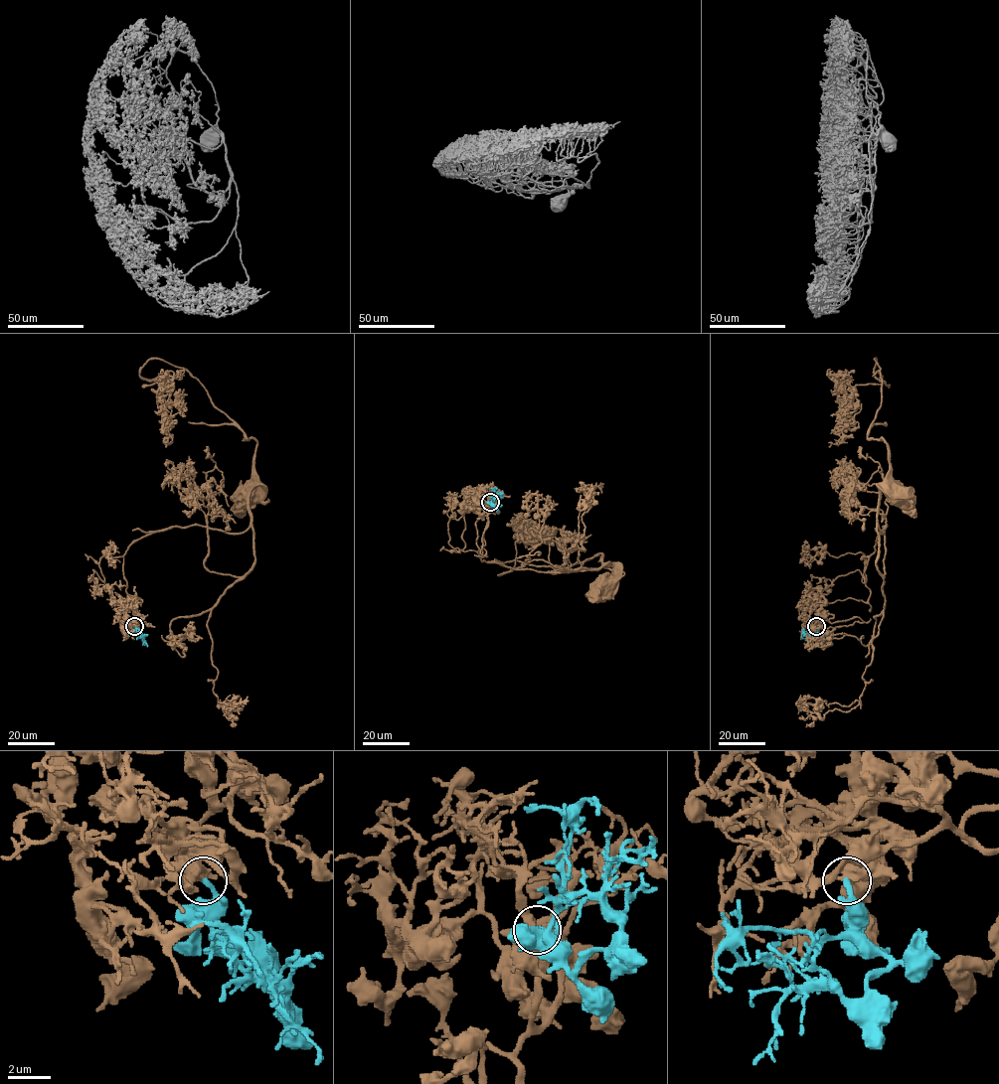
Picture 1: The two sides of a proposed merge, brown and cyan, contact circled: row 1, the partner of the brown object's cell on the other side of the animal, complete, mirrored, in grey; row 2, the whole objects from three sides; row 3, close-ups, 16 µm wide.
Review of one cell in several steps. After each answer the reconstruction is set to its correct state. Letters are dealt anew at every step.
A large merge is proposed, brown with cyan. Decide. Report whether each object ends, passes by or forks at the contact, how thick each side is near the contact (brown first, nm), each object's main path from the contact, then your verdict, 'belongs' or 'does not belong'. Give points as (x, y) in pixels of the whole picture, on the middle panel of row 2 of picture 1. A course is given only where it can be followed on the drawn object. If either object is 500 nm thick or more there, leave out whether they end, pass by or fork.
500/280 nm | brown via (490, 502), (497, 496), (488, 499), (481, 560), (558, 572), (605, 563), (615, 572), (609, 579) | cyan via (490, 502), (494, 507), (502, 492) | belongs

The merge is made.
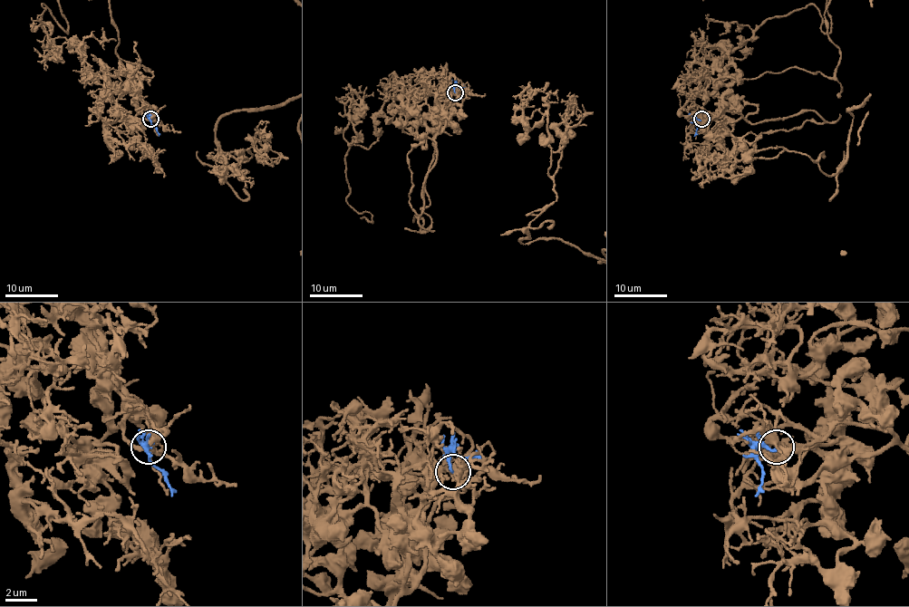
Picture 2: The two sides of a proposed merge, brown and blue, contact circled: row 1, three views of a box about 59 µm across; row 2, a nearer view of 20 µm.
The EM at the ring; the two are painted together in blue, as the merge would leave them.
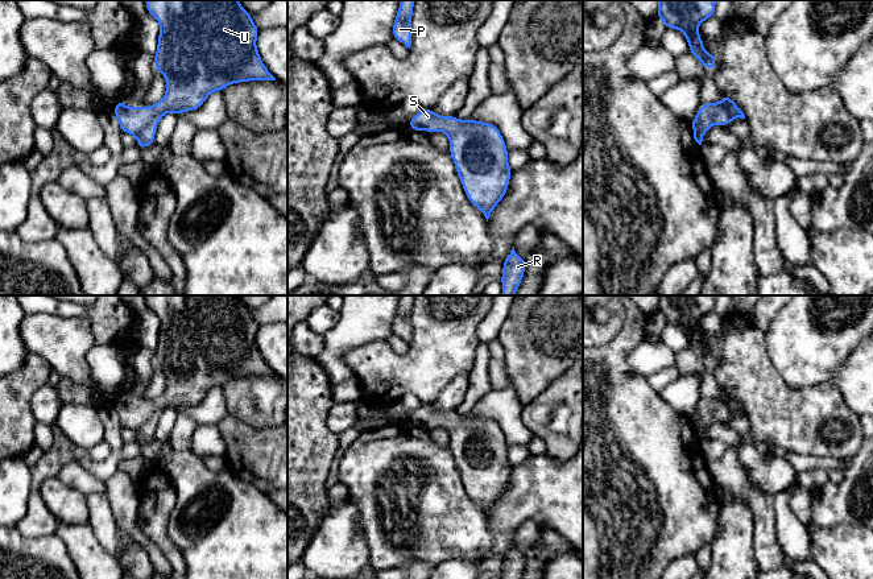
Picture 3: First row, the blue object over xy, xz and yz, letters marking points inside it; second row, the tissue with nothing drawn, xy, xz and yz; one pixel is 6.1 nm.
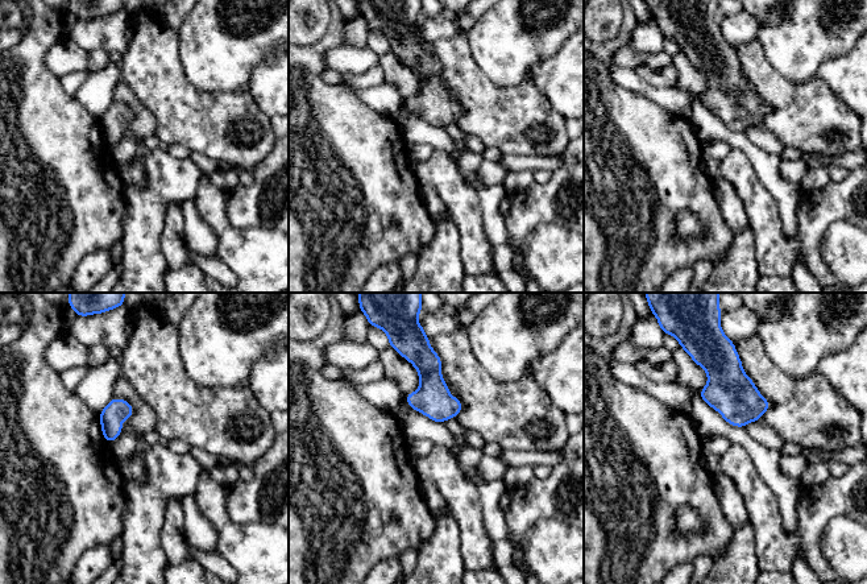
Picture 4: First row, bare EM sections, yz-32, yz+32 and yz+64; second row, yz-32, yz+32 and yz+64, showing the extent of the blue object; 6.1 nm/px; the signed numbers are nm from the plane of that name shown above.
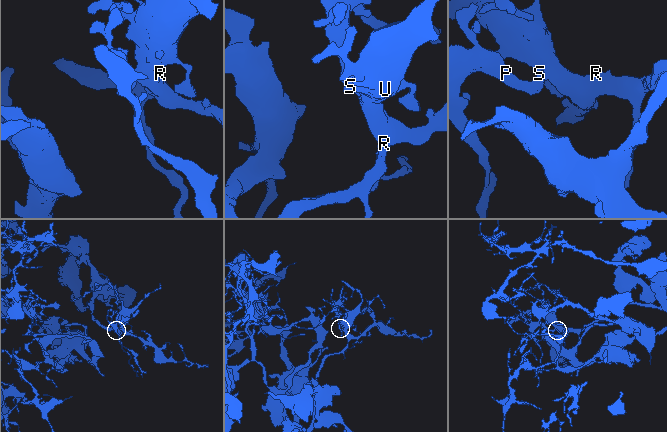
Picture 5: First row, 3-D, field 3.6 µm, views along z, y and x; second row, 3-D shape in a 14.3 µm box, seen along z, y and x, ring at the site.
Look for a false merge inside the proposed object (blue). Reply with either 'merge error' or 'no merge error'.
no merge error

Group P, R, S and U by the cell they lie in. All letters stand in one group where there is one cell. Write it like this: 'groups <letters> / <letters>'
groups P R S U

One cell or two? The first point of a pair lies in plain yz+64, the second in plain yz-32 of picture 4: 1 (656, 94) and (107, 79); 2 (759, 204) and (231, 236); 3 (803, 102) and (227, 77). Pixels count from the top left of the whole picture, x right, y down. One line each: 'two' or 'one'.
1: one
2: two
3: two

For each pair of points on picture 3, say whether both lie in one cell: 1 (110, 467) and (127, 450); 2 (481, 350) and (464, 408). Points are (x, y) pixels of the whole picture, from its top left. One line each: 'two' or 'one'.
1: one
2: one

